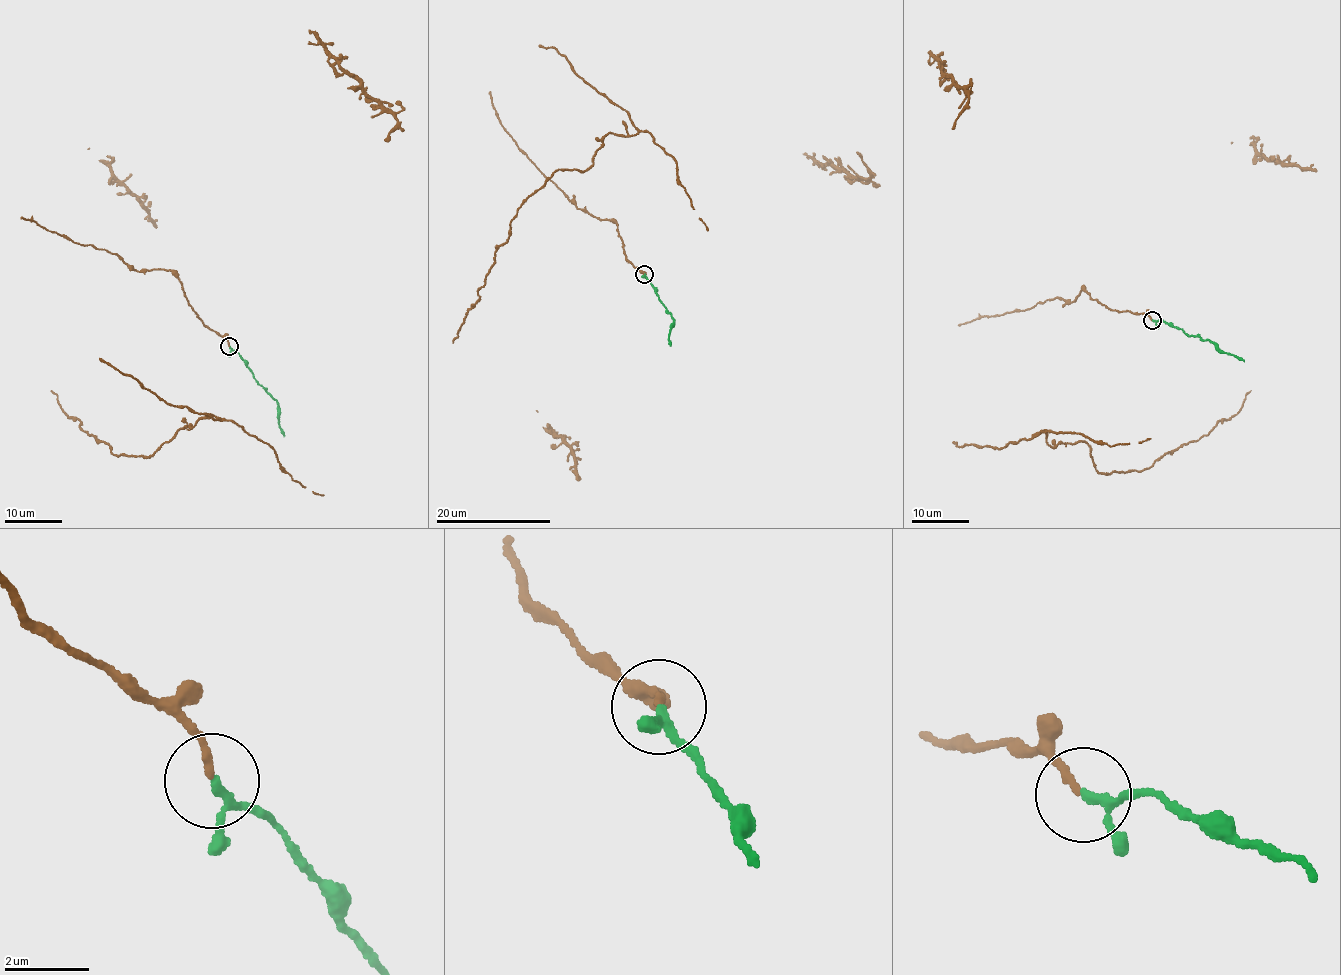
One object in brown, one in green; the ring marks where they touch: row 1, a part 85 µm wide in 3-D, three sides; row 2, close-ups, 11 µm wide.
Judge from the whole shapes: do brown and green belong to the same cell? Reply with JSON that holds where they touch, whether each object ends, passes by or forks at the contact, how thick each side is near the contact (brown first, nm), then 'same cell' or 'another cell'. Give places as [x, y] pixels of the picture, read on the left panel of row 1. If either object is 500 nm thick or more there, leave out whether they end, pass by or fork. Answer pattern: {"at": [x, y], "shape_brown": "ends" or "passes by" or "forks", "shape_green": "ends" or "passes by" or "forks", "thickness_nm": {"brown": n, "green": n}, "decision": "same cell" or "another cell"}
{"at": [229, 346], "shape_brown": "ends", "shape_green": "passes by", "thickness_nm": {"brown": 150, "green": 140}, "decision": "same cell"}

